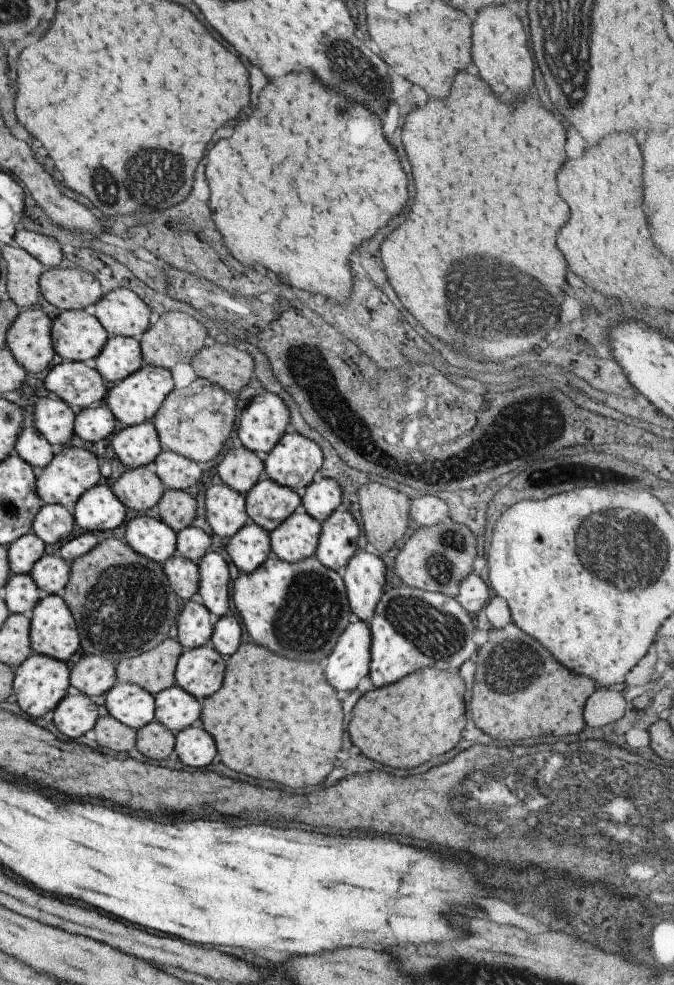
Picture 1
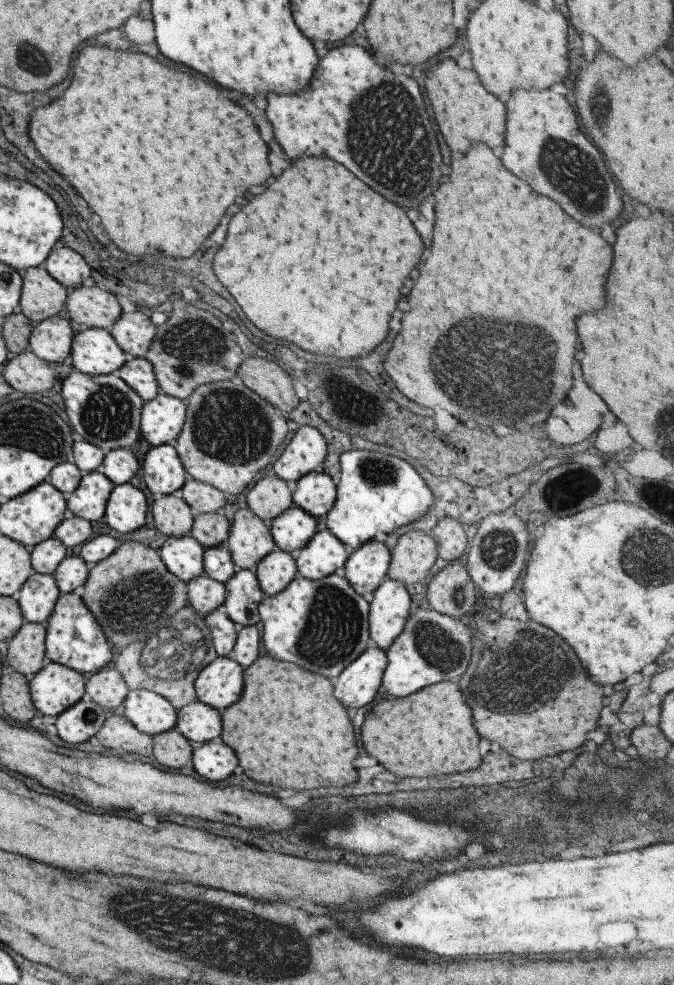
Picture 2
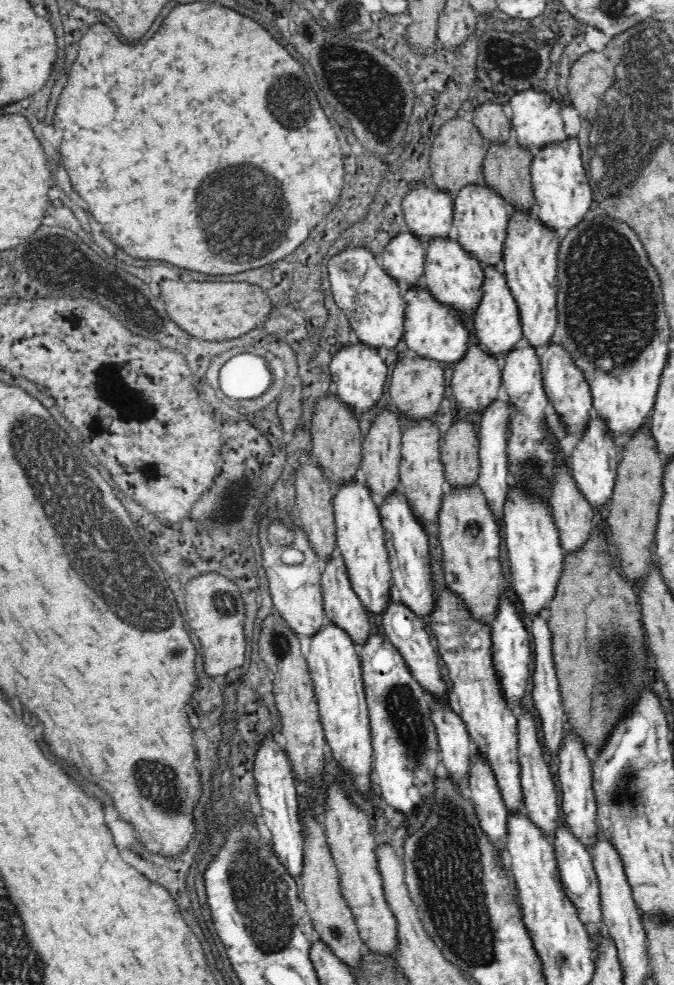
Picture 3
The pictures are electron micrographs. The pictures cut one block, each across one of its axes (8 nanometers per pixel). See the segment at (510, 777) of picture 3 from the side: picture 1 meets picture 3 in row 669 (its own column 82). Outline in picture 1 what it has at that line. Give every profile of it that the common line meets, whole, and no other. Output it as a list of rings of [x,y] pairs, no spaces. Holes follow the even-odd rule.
[[[60,447],[56,449],[51,462],[42,468],[39,476],[35,477],[37,496],[45,505],[61,505],[63,508],[71,510],[83,492],[103,482],[99,475],[99,467],[100,460],[97,455],[85,448]]]

